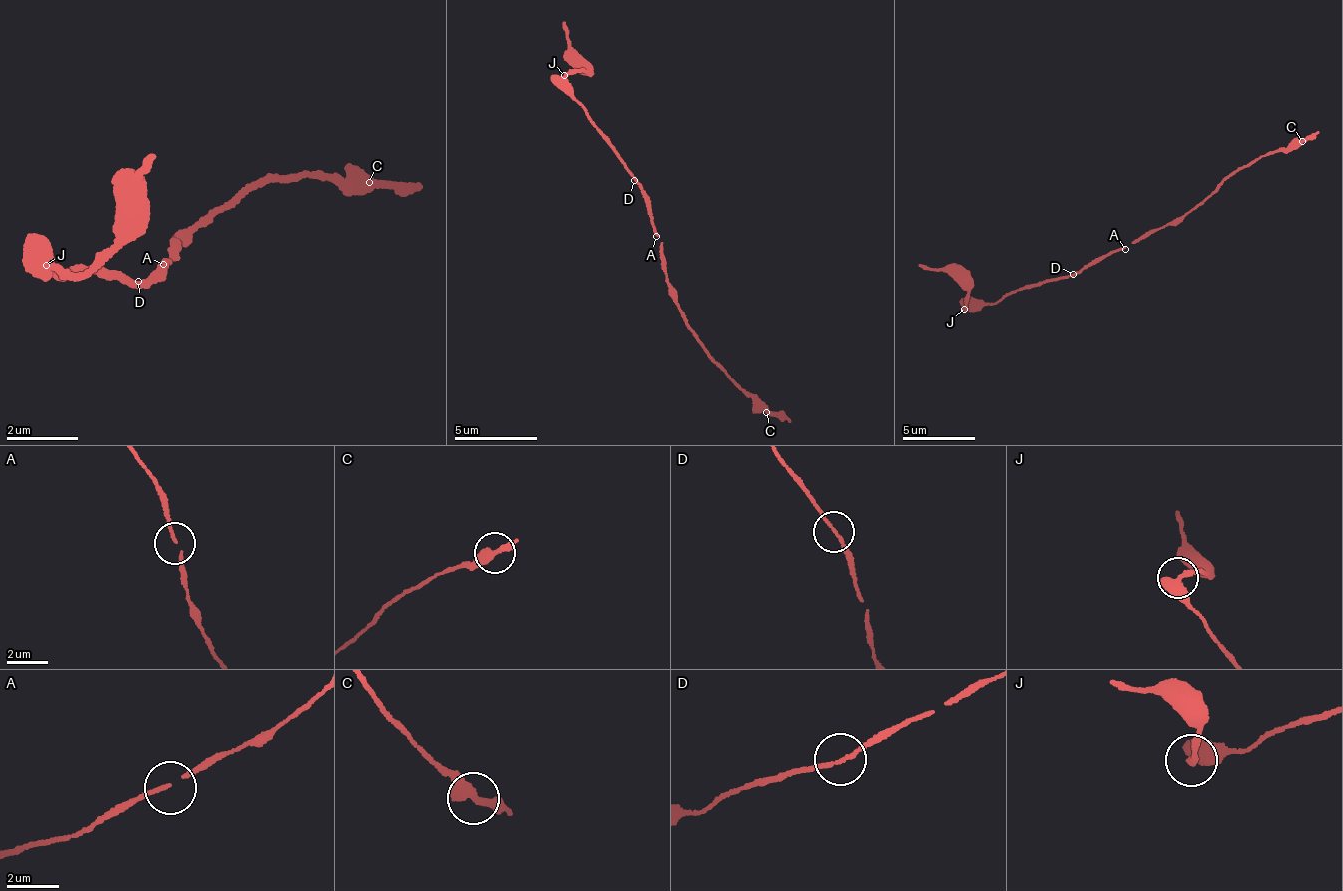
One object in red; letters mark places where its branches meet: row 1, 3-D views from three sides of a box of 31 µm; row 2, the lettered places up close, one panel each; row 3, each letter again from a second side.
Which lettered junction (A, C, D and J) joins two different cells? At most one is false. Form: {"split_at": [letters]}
{"split_at": ["J"]}

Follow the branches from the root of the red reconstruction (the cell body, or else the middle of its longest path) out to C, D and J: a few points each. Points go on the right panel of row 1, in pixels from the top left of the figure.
C: (1122, 248), (1171, 225), (1259, 155), (1290, 150), (1302, 141)
D: (1122, 248), (1099, 256), (1074, 273)
J: (1122, 248), (1099, 256), (1072, 277), (1028, 284), (995, 303), (969, 303), (964, 307)

